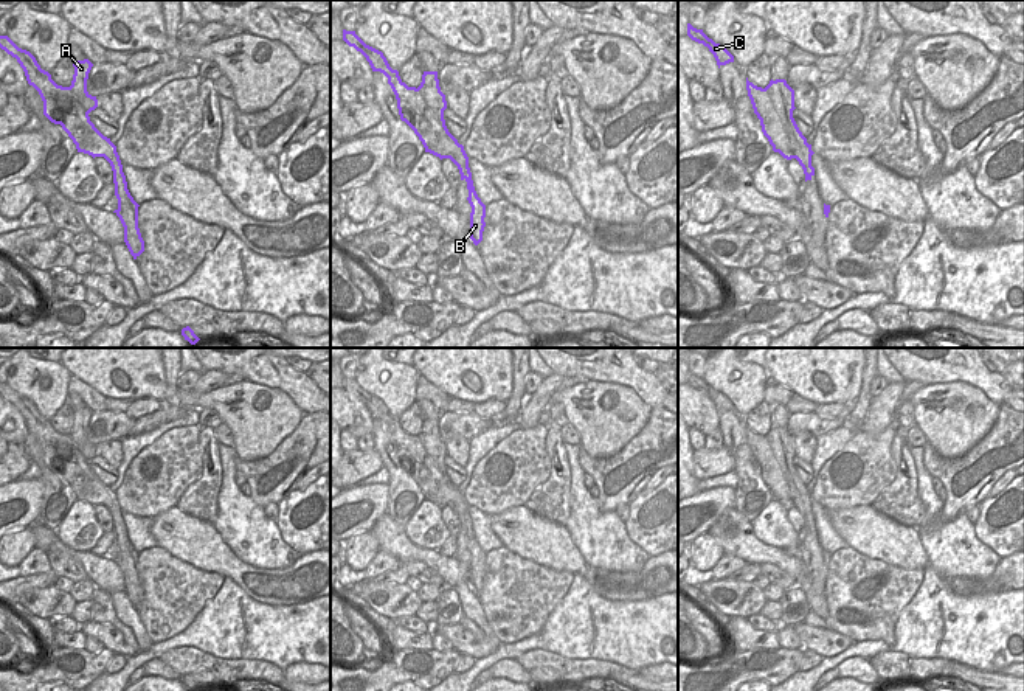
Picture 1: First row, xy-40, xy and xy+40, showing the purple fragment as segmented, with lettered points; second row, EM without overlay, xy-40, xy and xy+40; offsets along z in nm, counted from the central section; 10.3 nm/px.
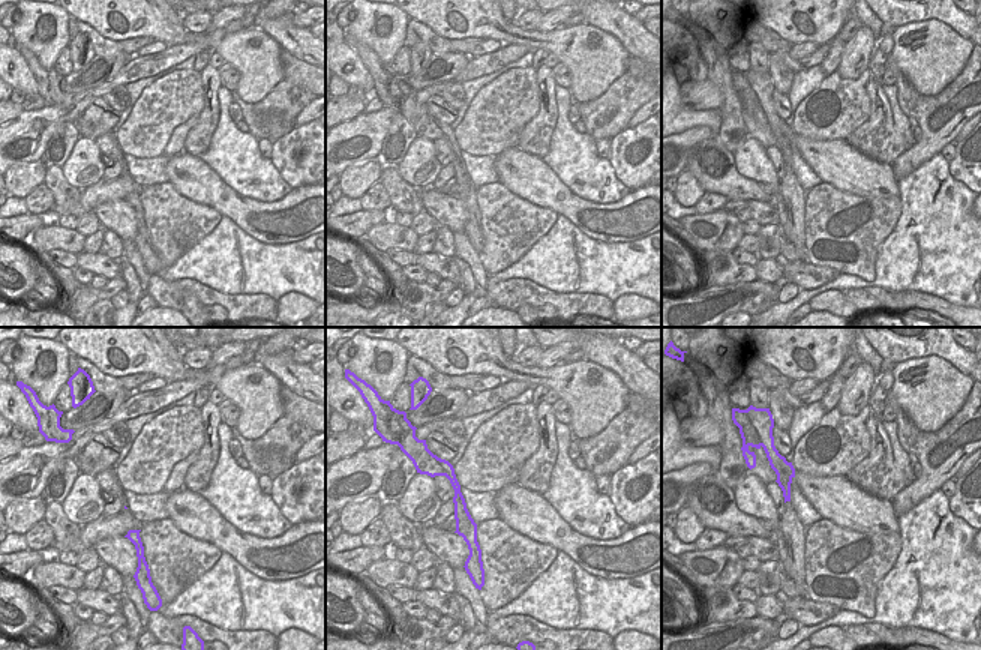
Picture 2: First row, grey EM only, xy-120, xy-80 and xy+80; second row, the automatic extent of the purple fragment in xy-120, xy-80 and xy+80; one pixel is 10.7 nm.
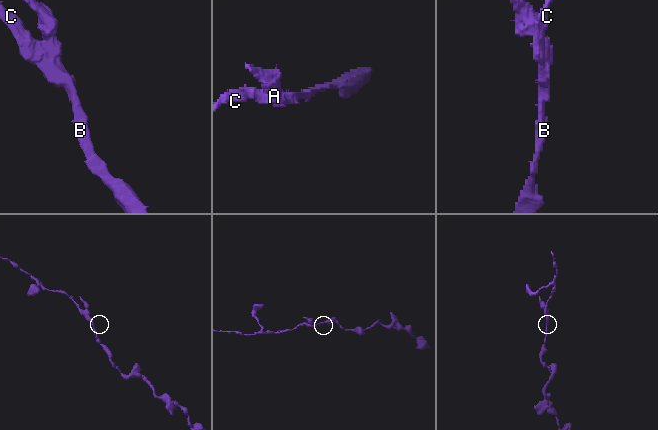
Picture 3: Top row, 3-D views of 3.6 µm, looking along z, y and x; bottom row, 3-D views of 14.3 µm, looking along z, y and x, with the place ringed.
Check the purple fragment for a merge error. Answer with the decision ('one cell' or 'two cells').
two cells

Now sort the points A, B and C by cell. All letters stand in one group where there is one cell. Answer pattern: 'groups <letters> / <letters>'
groups A / B C

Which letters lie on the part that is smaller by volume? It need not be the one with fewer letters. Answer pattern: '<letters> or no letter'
A

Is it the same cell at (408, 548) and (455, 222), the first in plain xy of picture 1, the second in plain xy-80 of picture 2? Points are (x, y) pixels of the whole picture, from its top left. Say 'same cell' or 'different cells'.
same cell

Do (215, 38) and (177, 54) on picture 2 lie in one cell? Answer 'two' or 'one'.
one

